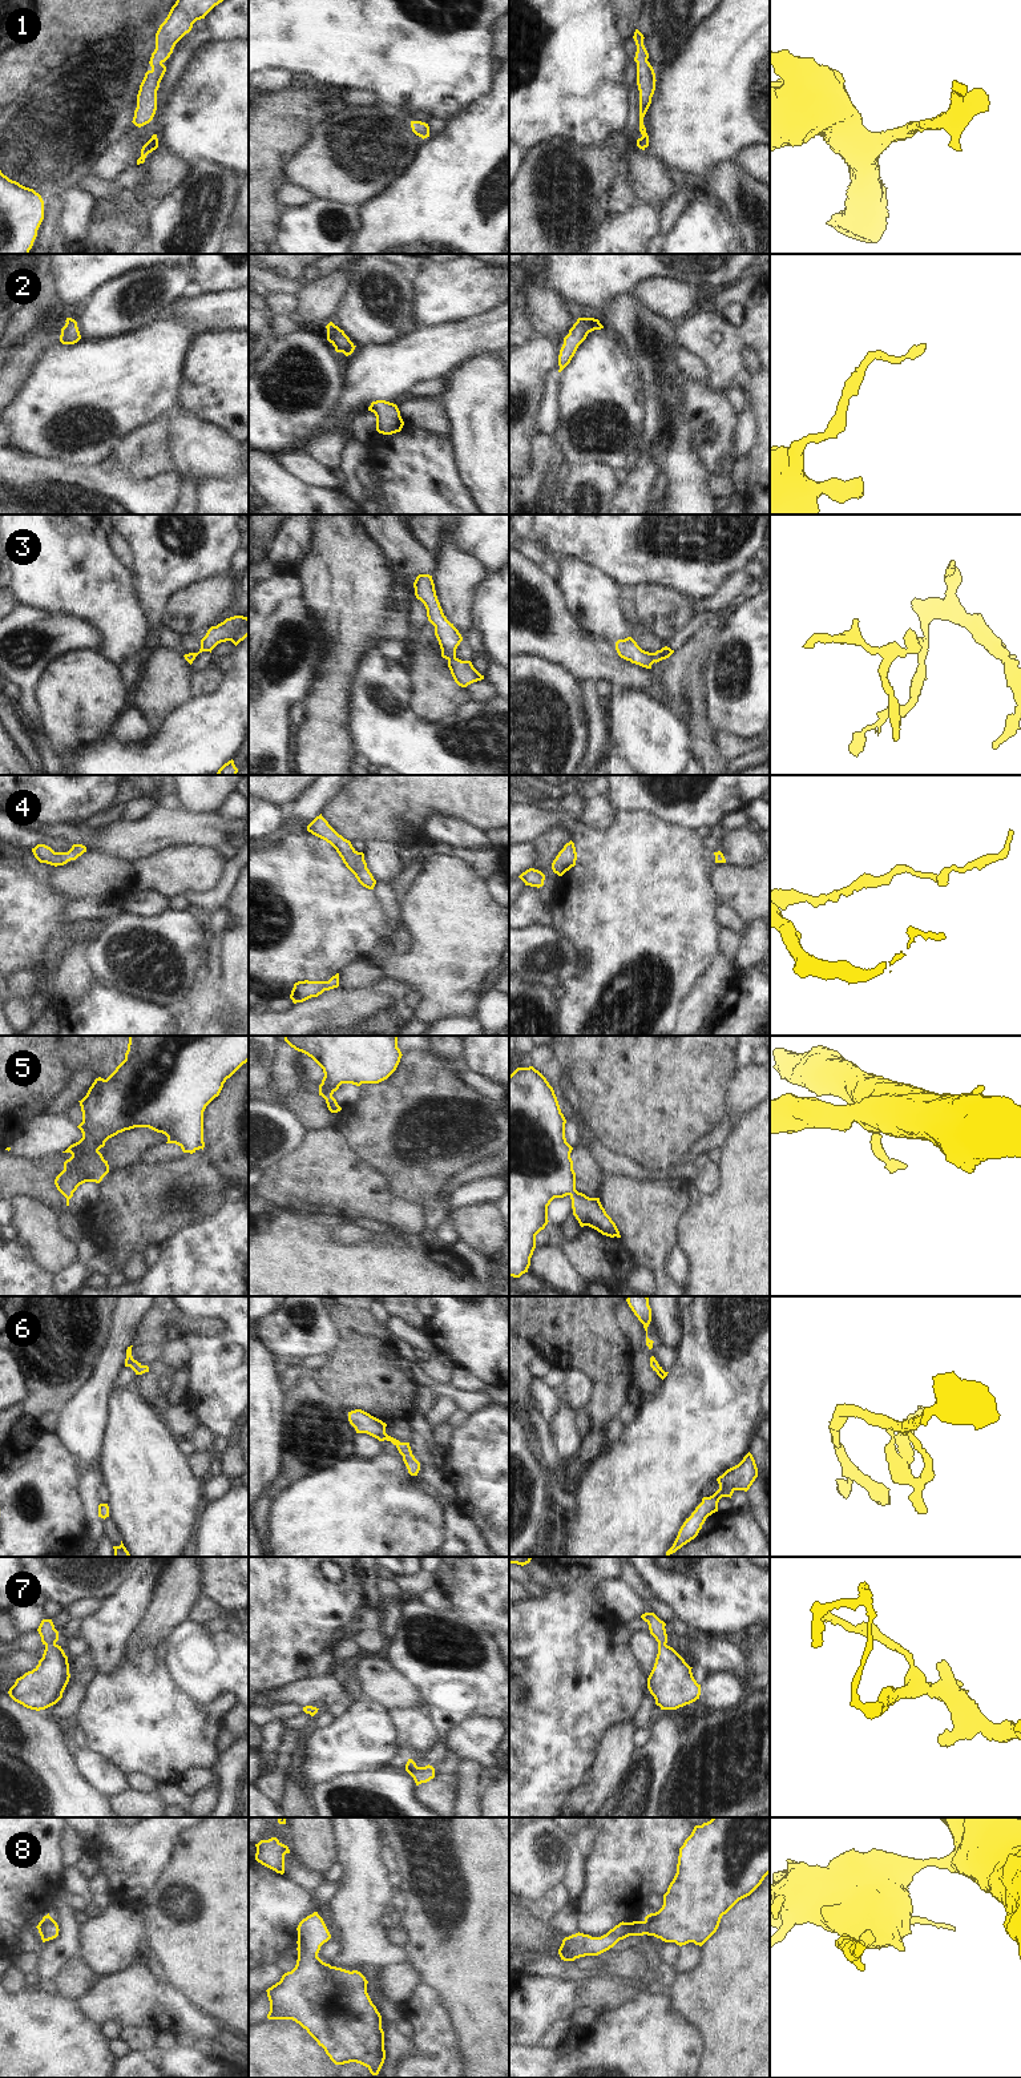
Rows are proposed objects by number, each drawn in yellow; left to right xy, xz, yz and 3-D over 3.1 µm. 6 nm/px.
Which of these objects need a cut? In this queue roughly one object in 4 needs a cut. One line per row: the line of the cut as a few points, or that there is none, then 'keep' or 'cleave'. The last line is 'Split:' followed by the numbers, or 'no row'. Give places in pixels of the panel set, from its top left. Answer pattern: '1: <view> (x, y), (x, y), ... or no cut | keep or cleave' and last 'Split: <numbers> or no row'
1: no cut | keep
2: no cut | keep
3: no cut | keep
4: no cut | keep
5: no cut | keep
6: no cut | keep
7: no cut | keep
8: no cut | keep
Split: no row

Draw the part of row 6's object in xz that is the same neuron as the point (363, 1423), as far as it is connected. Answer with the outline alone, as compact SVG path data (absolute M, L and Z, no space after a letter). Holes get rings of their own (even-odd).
M362 1409L348 1412L348 1421L355 1428L356 1433L367 1433L379 1441L391 1441L403 1456L403 1461L408 1469L408 1473L411 1476L417 1476L420 1470L420 1462L412 1454L409 1443L400 1443L399 1440L388 1436L386 1433L386 1423Z

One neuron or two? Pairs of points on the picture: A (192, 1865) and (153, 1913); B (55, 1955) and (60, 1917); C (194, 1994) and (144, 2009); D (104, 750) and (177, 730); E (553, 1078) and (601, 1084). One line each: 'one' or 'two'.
A: one
B: one
C: two
D: one
E: two

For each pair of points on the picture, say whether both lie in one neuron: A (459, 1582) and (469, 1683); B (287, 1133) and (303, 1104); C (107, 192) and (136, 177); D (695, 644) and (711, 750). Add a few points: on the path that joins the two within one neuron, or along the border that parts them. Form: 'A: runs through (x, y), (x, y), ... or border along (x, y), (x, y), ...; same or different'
A: border along (451, 1609), (476, 1629), (489, 1634); different
B: border along (267, 1102), (285, 1106), (298, 1120), (305, 1132); different
C: runs through (113, 185), (129, 180); same
D: runs through (693, 670), (693, 698), (698, 706), (698, 723); same

